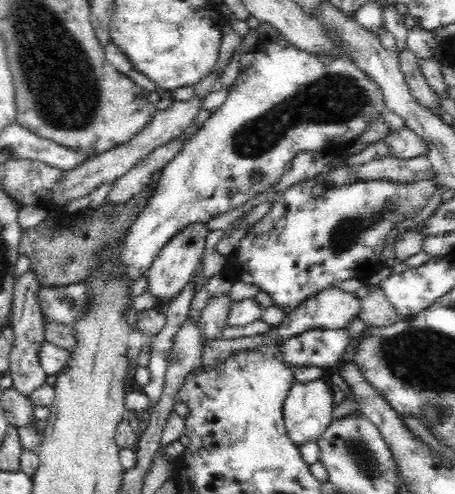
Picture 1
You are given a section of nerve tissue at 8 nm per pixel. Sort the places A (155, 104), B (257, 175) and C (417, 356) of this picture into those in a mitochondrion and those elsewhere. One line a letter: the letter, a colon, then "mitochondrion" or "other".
A: other
B: mitochondrion
C: mitochondrion

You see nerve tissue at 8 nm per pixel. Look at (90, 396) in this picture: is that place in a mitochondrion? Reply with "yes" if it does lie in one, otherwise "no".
no

